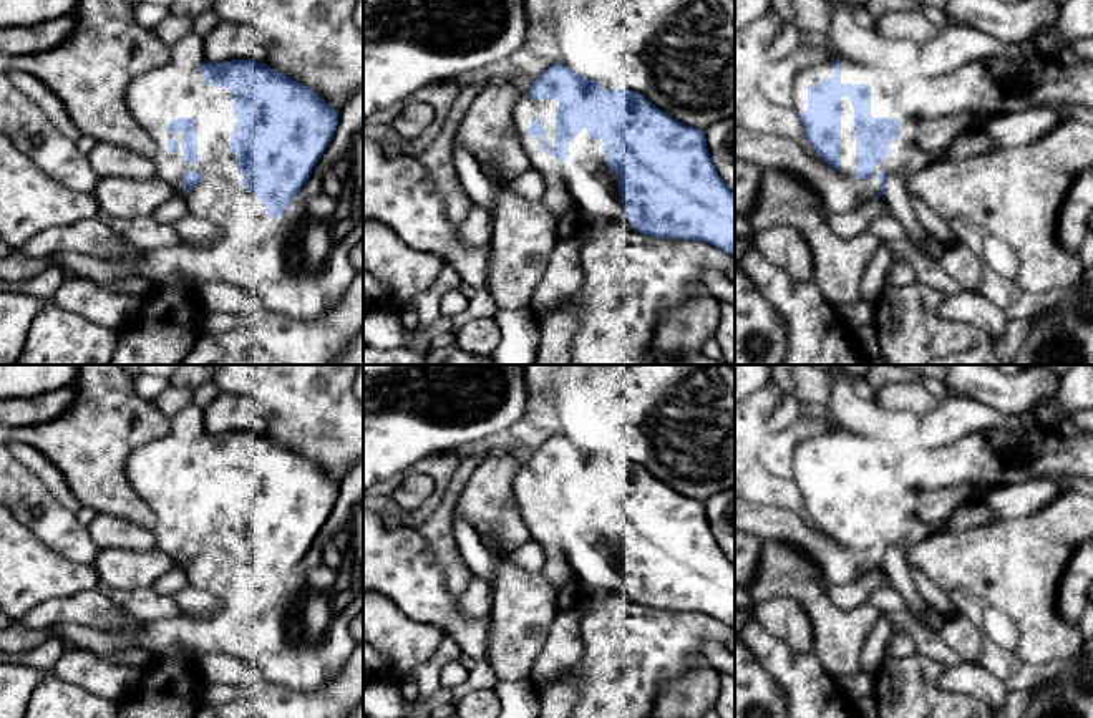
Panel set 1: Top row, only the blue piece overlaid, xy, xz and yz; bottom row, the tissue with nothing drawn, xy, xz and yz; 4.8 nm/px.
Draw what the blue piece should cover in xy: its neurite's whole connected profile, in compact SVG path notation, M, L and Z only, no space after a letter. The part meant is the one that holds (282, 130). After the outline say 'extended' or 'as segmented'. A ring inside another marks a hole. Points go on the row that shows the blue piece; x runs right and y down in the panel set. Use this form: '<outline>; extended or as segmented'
M250 60L202 63L201 76L206 85L227 88L234 96L237 124L229 149L237 156L242 186L265 206L270 217L282 217L328 148L340 113L312 88L272 70L267 63Z; as segmented

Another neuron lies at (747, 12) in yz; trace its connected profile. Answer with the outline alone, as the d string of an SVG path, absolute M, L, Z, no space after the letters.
M735 0L735 33L771 12L771 0Z

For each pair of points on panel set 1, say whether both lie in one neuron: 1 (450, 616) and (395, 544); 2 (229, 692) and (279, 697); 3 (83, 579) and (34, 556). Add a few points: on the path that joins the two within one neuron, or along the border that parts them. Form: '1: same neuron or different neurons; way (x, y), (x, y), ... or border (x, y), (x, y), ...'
1: same neuron; way (432, 597), (397, 562)
2: different neurons; border (241, 687), (247, 700)
3: same neuron; way (72, 577), (55, 576), (45, 567)

